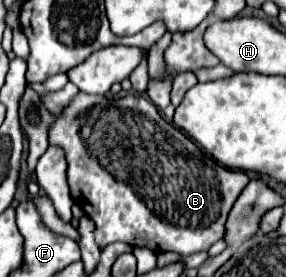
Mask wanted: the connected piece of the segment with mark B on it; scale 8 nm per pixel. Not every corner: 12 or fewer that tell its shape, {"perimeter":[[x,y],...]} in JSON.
{"perimeter":[[80,92],[48,142],[98,248],[224,236],[250,180],[148,98]]}

